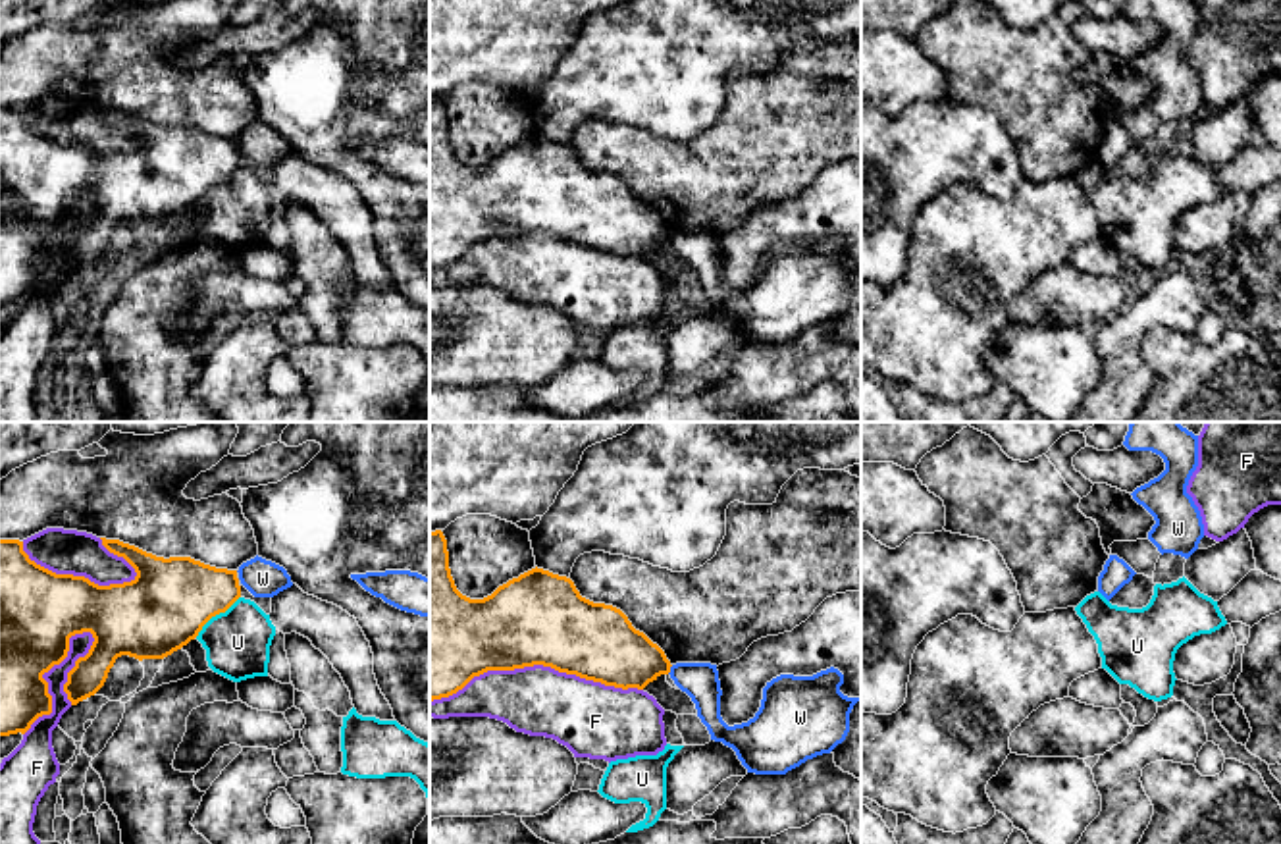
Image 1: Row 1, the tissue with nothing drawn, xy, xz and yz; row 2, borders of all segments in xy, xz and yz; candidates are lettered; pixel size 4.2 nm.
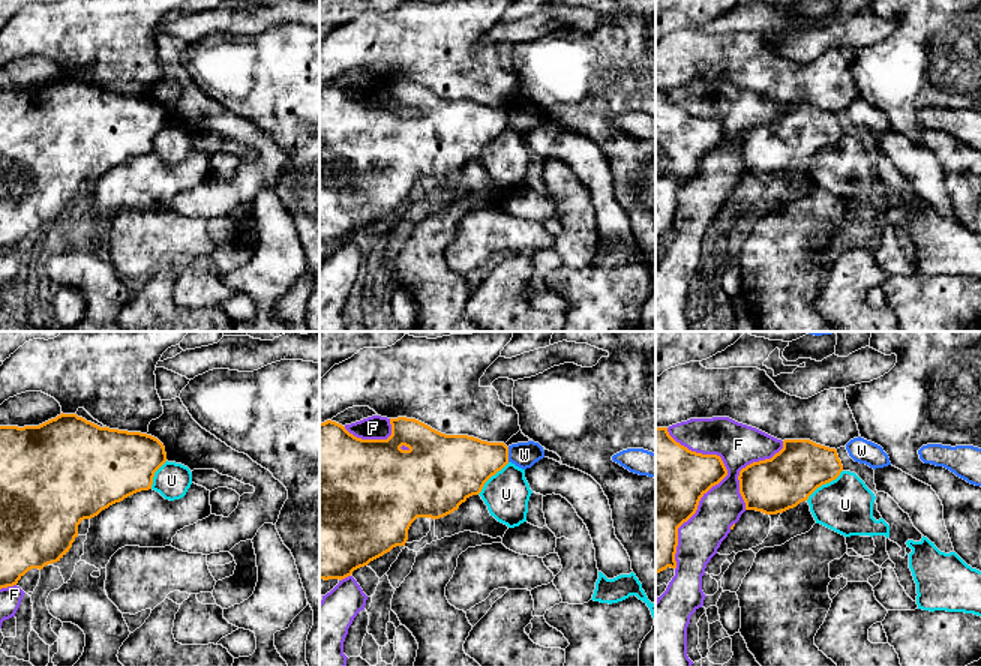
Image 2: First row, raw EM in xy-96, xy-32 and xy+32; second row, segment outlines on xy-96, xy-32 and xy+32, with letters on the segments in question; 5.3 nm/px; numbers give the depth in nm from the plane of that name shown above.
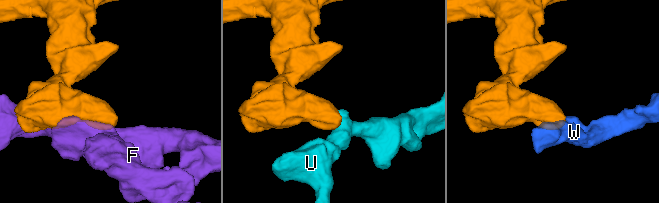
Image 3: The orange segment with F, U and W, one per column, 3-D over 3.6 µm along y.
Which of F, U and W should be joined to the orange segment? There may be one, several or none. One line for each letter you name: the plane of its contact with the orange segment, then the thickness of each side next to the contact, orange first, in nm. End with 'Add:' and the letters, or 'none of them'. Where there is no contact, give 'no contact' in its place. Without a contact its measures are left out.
Add: none of them

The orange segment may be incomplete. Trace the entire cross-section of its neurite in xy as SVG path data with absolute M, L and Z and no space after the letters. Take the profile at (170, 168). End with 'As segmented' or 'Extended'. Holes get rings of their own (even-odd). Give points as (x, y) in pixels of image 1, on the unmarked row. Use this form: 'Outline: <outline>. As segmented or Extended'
Outline: M0 108L0 304L25 303L39 285L52 281L52 264L42 243L67 225L71 204L91 200L94 206L64 252L67 268L77 274L104 254L118 225L164 227L195 208L212 185L225 181L241 166L237 139L216 137L191 125L164 127L119 108L100 108L110 121L135 137L137 145L131 150L98 154L85 145L56 143L31 129L23 110Z. As segmented

